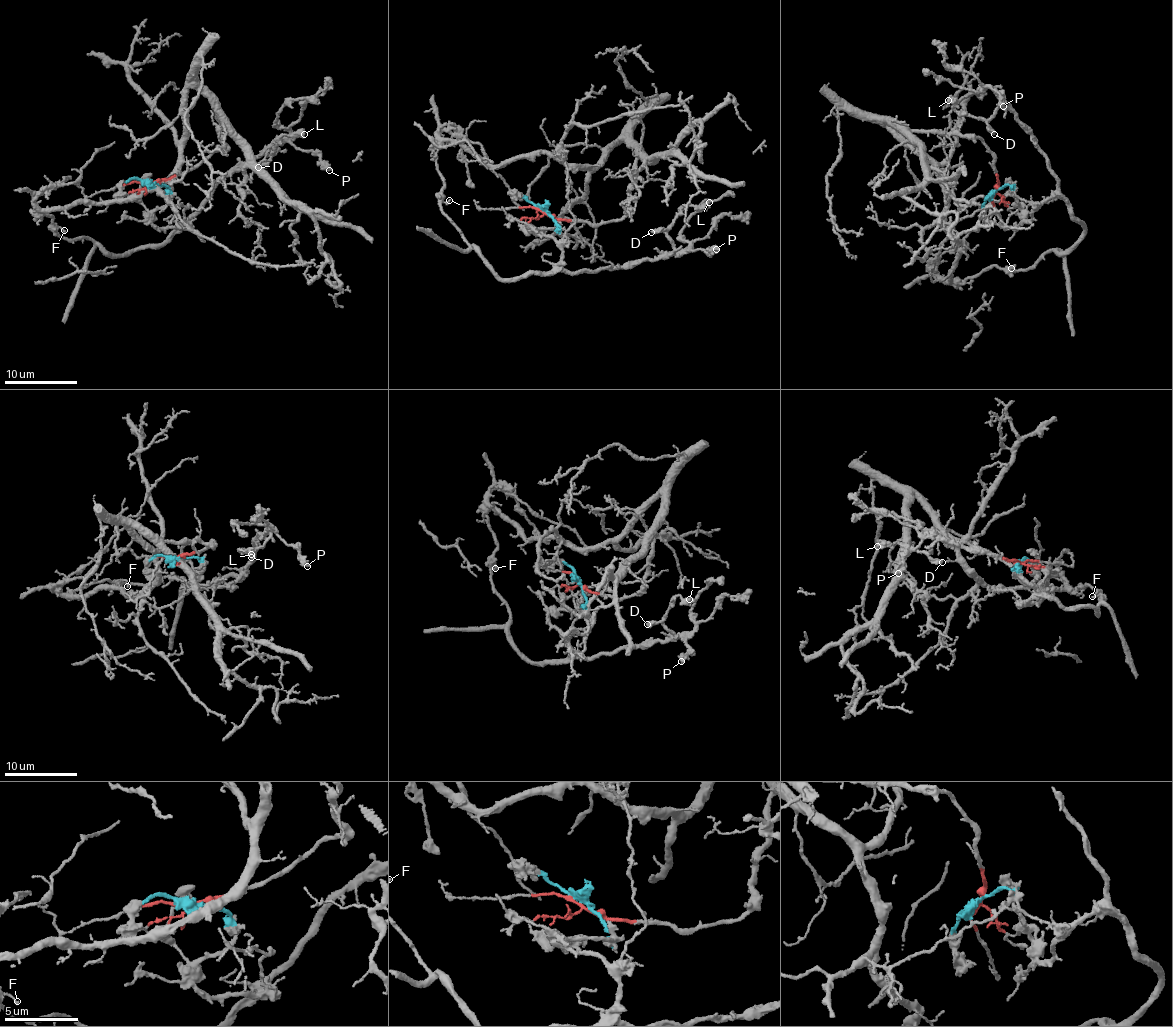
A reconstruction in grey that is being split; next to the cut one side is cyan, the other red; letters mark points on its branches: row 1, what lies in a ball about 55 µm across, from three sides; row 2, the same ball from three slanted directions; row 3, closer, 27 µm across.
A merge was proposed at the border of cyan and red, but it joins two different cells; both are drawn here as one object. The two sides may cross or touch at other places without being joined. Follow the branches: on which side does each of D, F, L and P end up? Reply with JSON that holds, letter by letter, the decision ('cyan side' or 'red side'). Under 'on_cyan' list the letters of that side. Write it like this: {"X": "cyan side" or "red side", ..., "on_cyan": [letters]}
{"D": "cyan side", "F": "cyan side", "L": "cyan side", "P": "cyan side", "on_cyan": ["D", "F", "L", "P"]}

